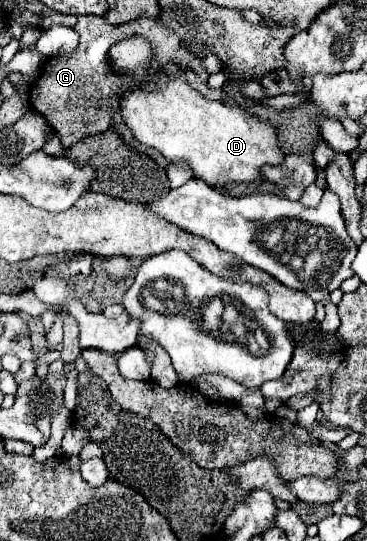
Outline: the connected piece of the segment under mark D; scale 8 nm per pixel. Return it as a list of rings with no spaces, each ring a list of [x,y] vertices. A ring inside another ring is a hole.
[[[170,77],[166,87],[152,93],[146,89],[124,93],[120,115],[140,143],[154,147],[168,161],[190,161],[194,177],[210,185],[256,181],[262,179],[258,169],[264,163],[278,165],[284,161],[274,127],[246,113],[242,107],[204,99],[184,77]]]

